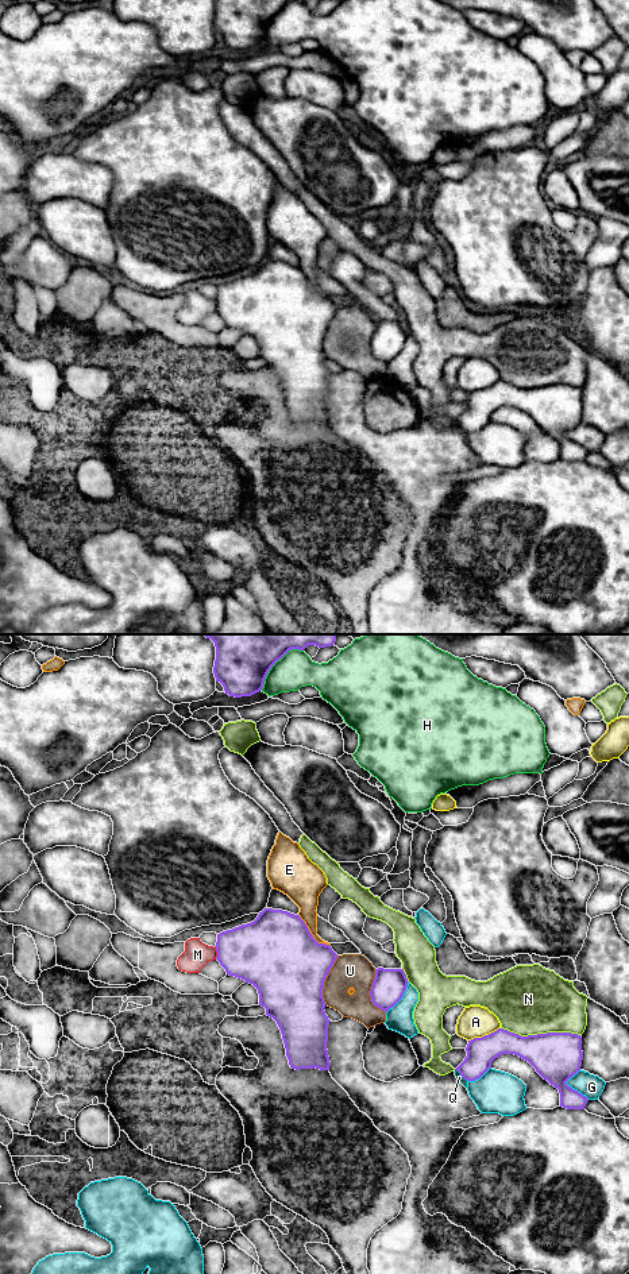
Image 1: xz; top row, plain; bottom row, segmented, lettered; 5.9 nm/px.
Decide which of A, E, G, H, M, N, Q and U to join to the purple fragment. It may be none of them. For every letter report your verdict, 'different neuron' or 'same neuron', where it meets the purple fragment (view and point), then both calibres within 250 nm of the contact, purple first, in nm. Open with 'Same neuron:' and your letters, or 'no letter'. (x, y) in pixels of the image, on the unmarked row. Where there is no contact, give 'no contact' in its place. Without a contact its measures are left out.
Same neuron: no letter
A: different neuron | xz (485, 388) | 180/190 nm
E: different neuron | xz (311, 286) | 460/160 nm
G: different neuron | xz (570, 439) | 300/140 nm
H: different neuron | xz (276, 14) | 280/220 nm
M: different neuron | xz (217, 305) | 380/160 nm
N: different neuron | xz (540, 386) | 300/420 nm
Q: different neuron | xz (462, 428) | 180/40 nm
U: different neuron | xz (324, 332) | 460/200 nm

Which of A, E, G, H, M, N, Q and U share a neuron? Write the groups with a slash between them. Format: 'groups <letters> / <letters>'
groups A / E / G / H / M / N / Q / U

